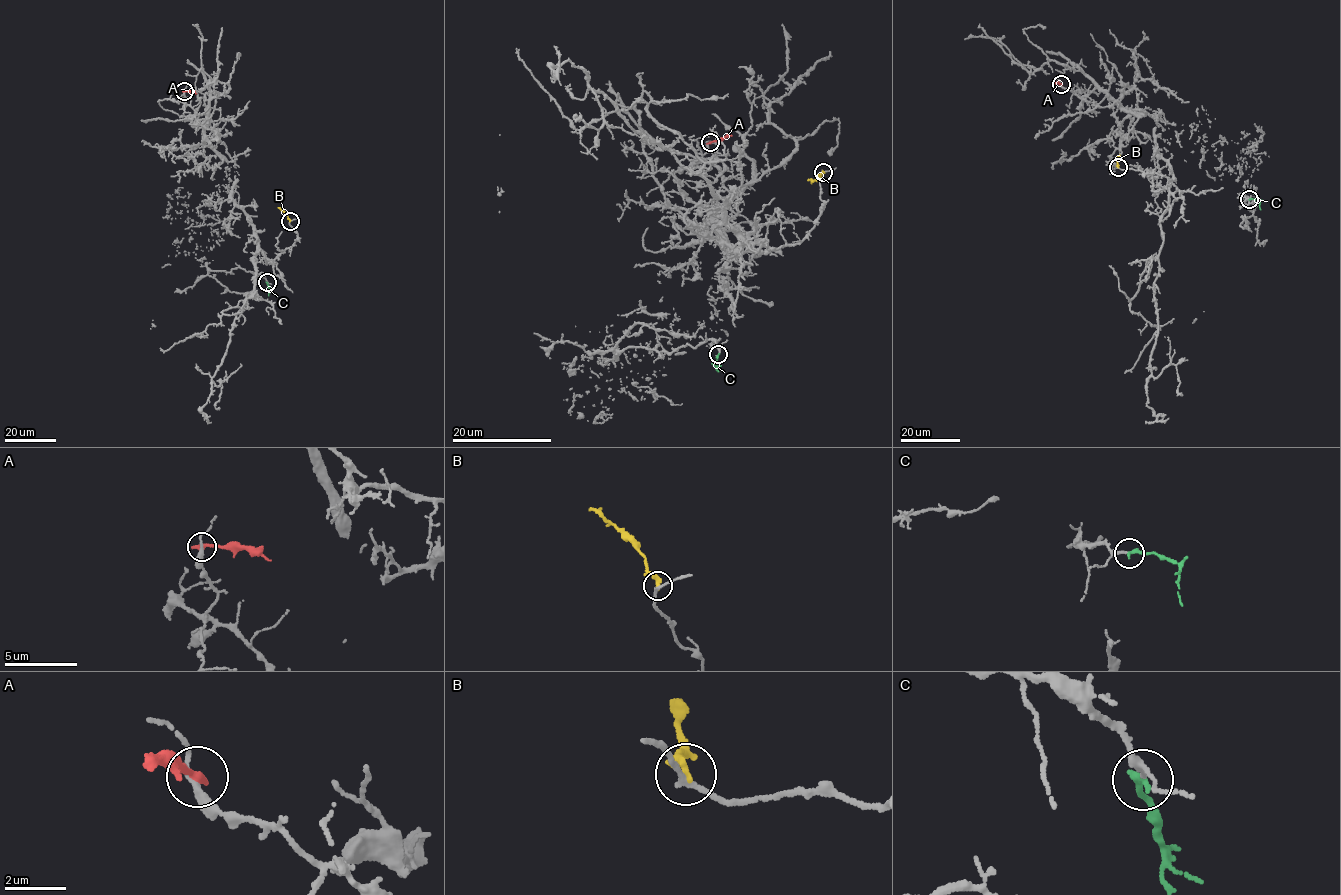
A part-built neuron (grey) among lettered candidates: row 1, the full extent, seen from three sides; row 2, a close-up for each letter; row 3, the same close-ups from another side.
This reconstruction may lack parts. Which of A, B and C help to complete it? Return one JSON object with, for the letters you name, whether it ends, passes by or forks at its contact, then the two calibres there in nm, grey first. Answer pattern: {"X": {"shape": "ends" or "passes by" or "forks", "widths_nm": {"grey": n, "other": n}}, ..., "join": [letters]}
{"C": {"shape": "ends", "widths_nm": {"grey": 130, "other": 280}}, "join": ["C"]}

